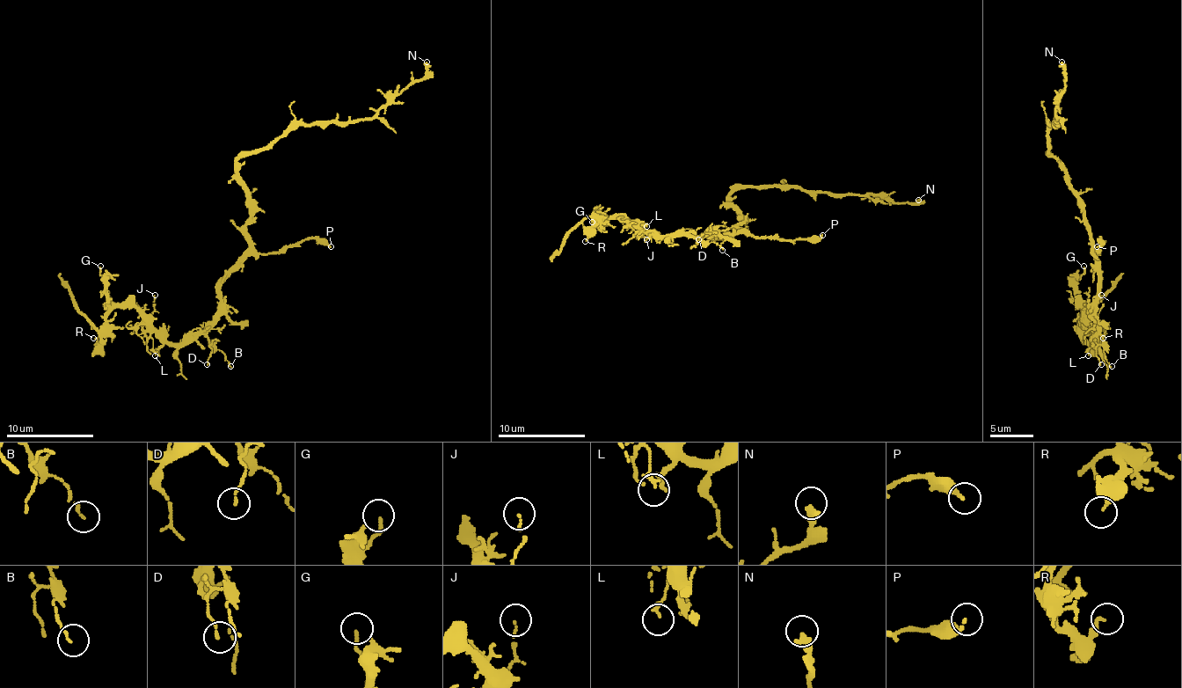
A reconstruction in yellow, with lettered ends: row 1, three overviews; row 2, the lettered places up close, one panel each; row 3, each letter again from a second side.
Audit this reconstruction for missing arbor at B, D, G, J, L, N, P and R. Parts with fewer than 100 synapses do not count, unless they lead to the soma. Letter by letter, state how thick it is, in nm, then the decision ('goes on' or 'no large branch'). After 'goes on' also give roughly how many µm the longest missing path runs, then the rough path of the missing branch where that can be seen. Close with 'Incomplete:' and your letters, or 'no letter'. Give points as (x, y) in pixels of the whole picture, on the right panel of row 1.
B: calibre 100 nm; no large branch
D: calibre 110 nm; no large branch
G: calibre 140 nm; no large branch
J: calibre 100 nm; no large branch
L: calibre 180 nm; no large branch
N: calibre 340 nm; no large branch
P: calibre 200 nm; no large branch
R: calibre 150 nm; no large branch
Incomplete: no letter

